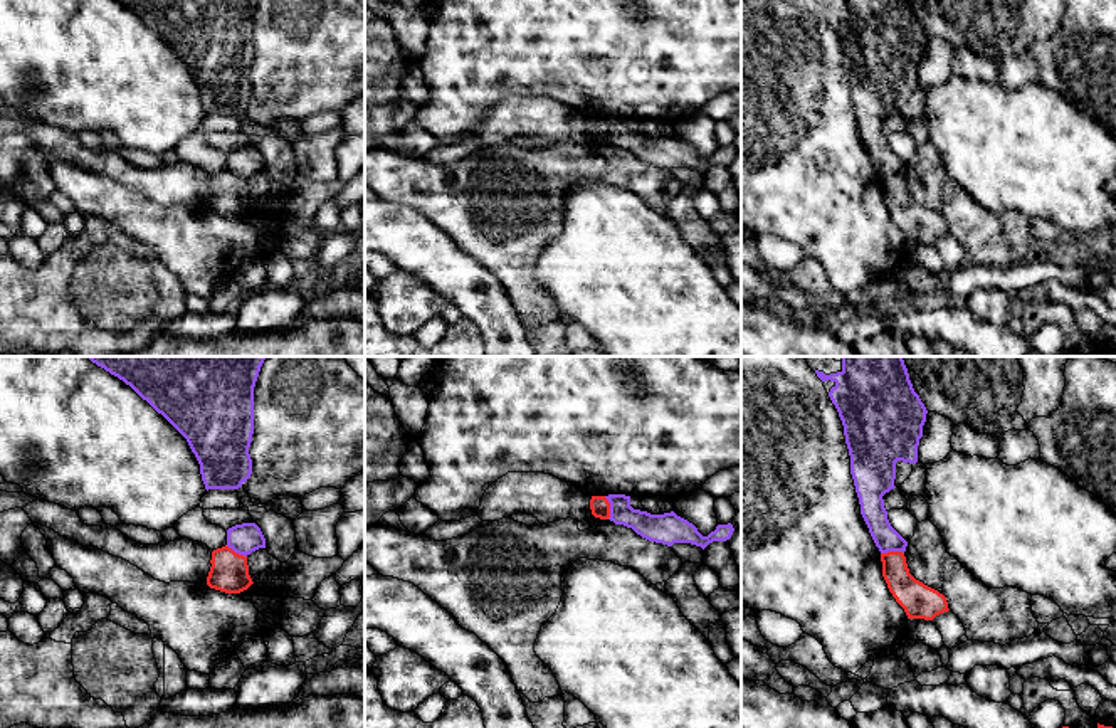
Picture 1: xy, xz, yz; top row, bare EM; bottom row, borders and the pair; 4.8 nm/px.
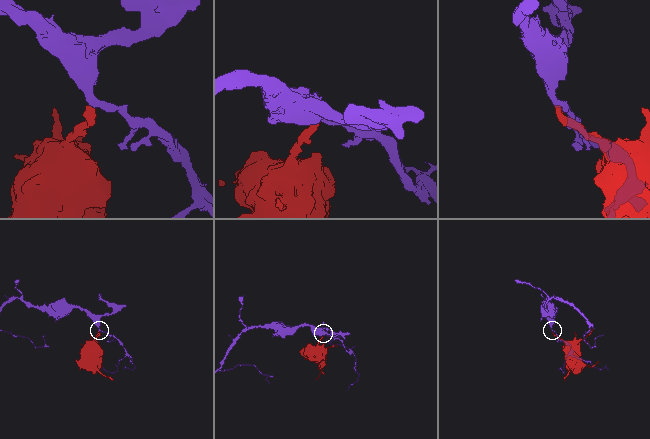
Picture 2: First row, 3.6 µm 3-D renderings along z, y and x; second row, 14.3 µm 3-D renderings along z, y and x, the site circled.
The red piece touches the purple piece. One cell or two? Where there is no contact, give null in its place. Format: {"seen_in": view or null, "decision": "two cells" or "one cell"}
{"seen_in": "xz", "decision": "two cells"}

